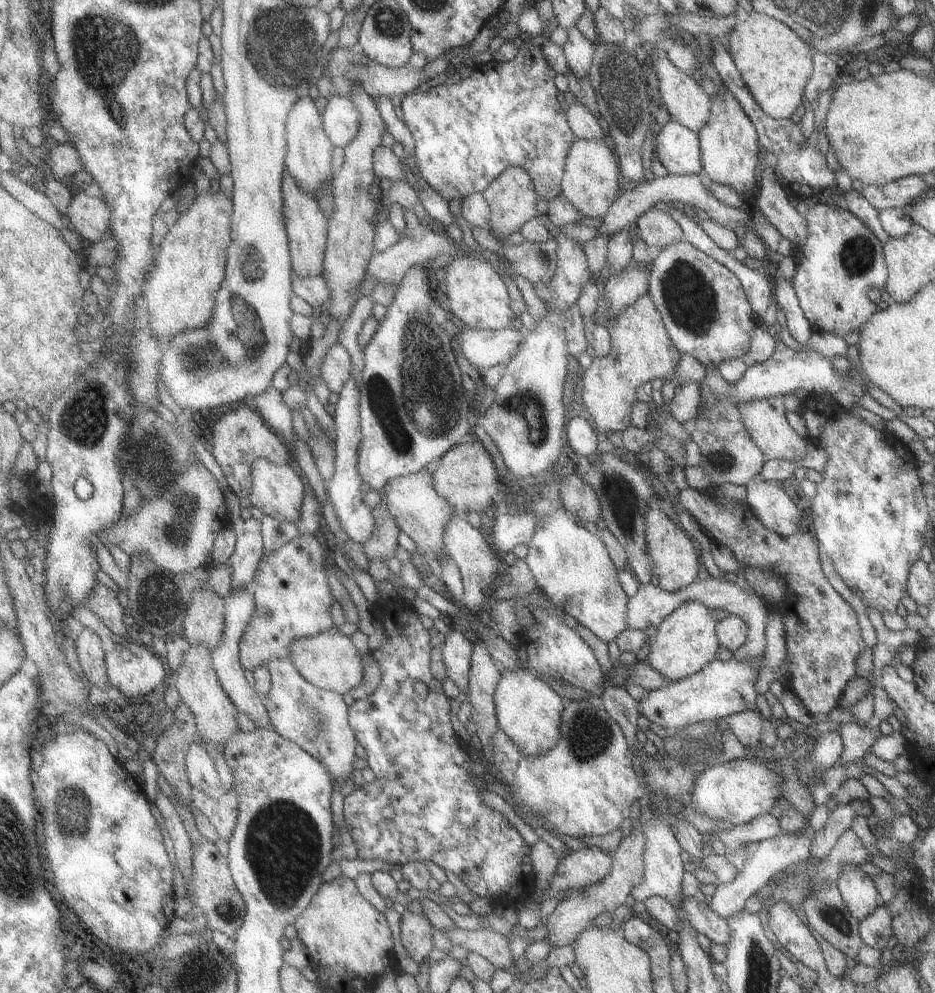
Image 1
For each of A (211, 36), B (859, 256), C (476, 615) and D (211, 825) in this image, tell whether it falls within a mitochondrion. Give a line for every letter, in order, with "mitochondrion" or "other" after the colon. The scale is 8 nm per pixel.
A: other
B: mitochondrion
C: other
D: other

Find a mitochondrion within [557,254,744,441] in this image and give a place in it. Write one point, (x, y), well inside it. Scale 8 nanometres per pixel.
(690, 301)

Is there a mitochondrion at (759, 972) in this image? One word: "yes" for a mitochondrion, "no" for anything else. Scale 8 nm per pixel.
yes

